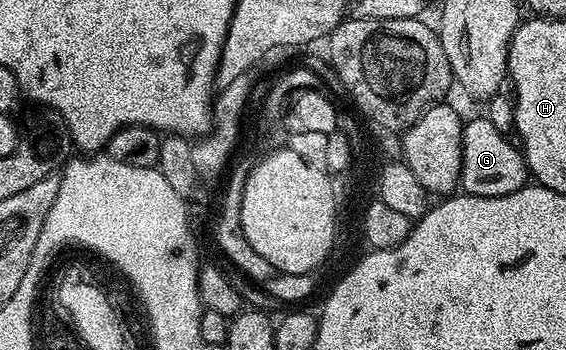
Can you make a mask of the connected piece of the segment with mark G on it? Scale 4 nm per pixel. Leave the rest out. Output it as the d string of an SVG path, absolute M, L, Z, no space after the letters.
M468 119L462 129L462 178L465 194L502 198L516 192L528 181L526 159L521 150L506 142L499 129L488 119Z

